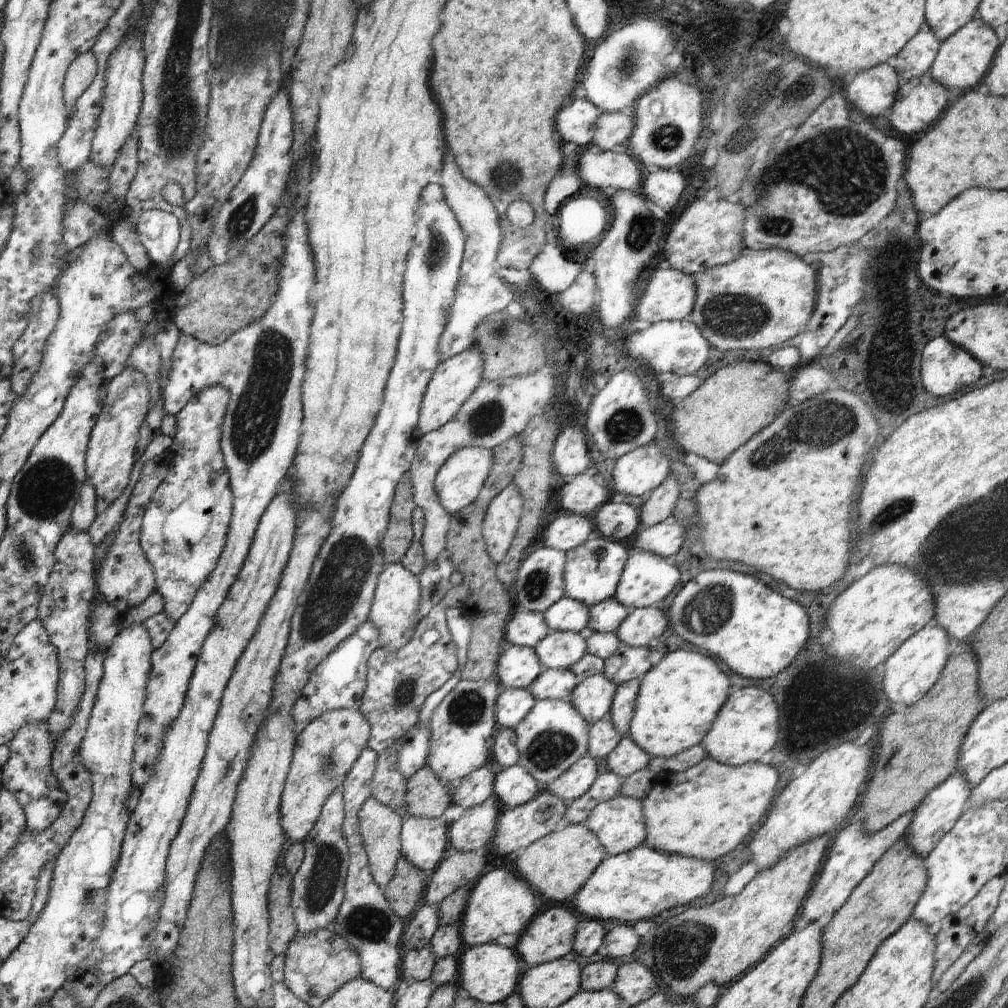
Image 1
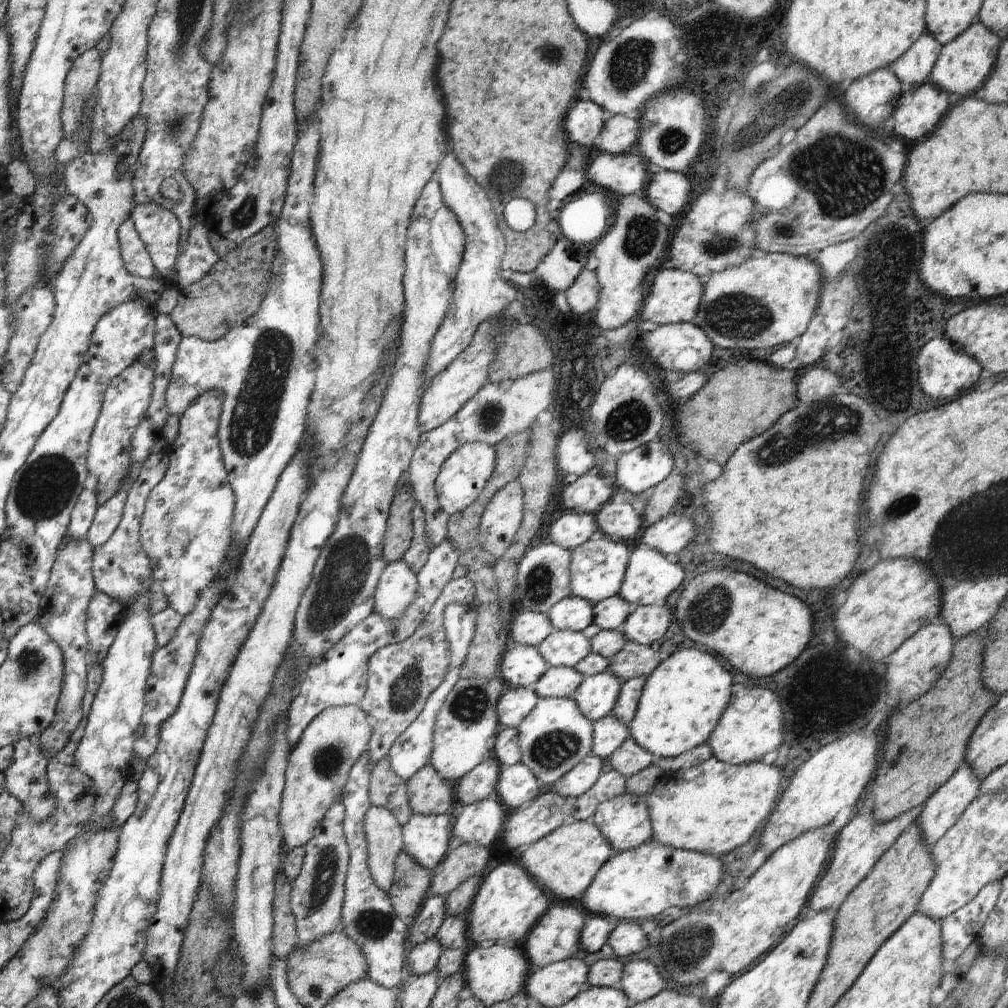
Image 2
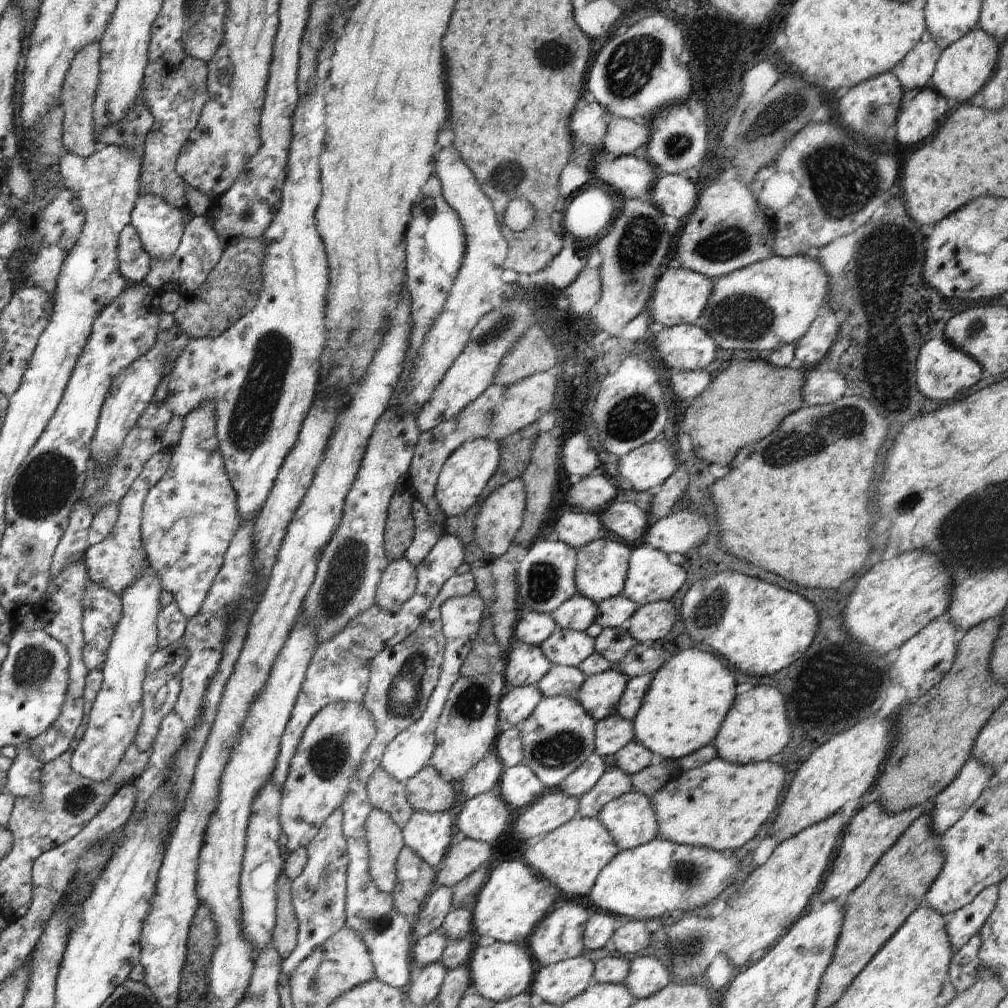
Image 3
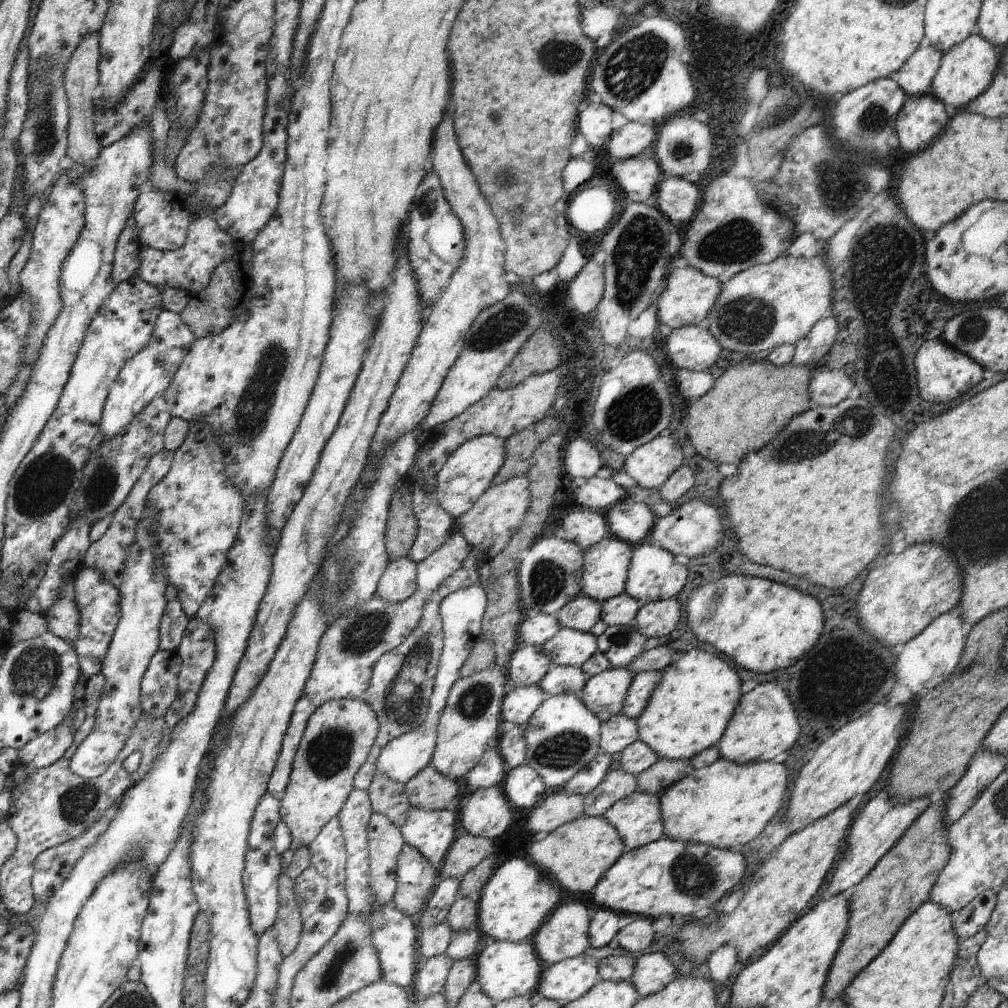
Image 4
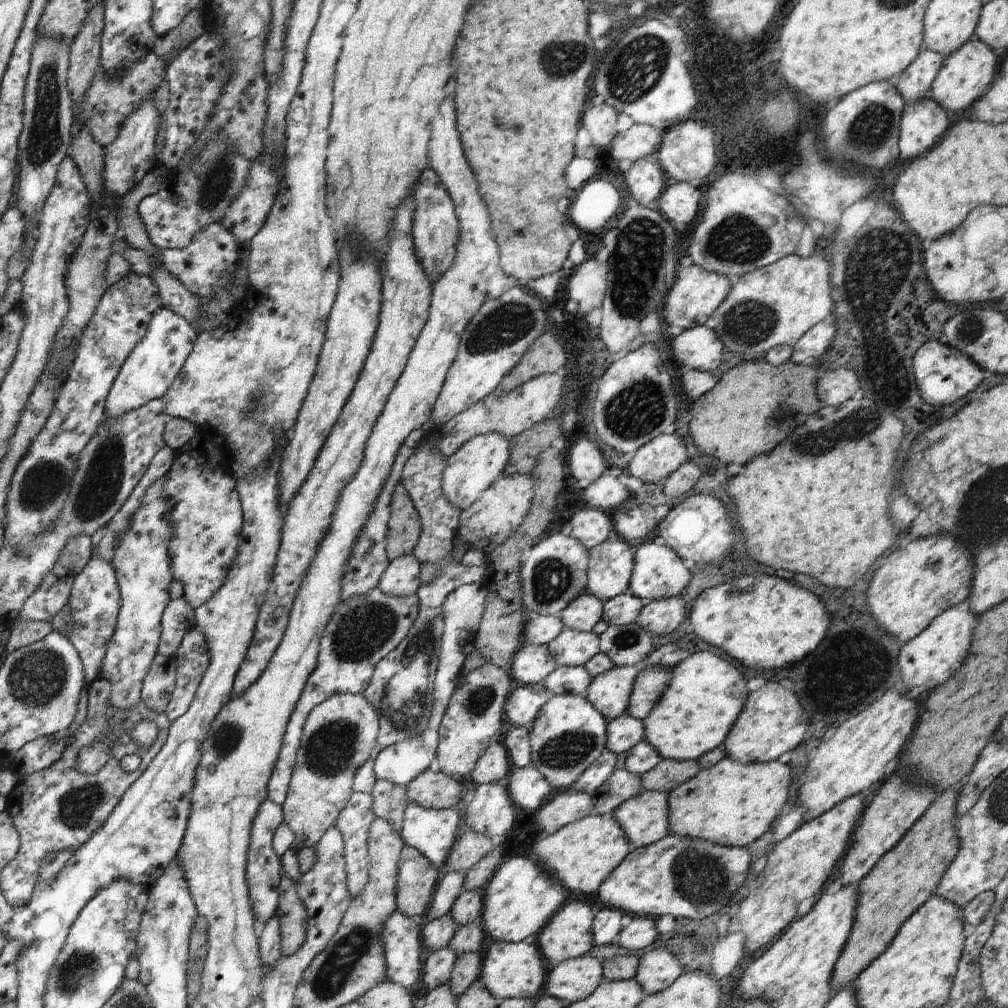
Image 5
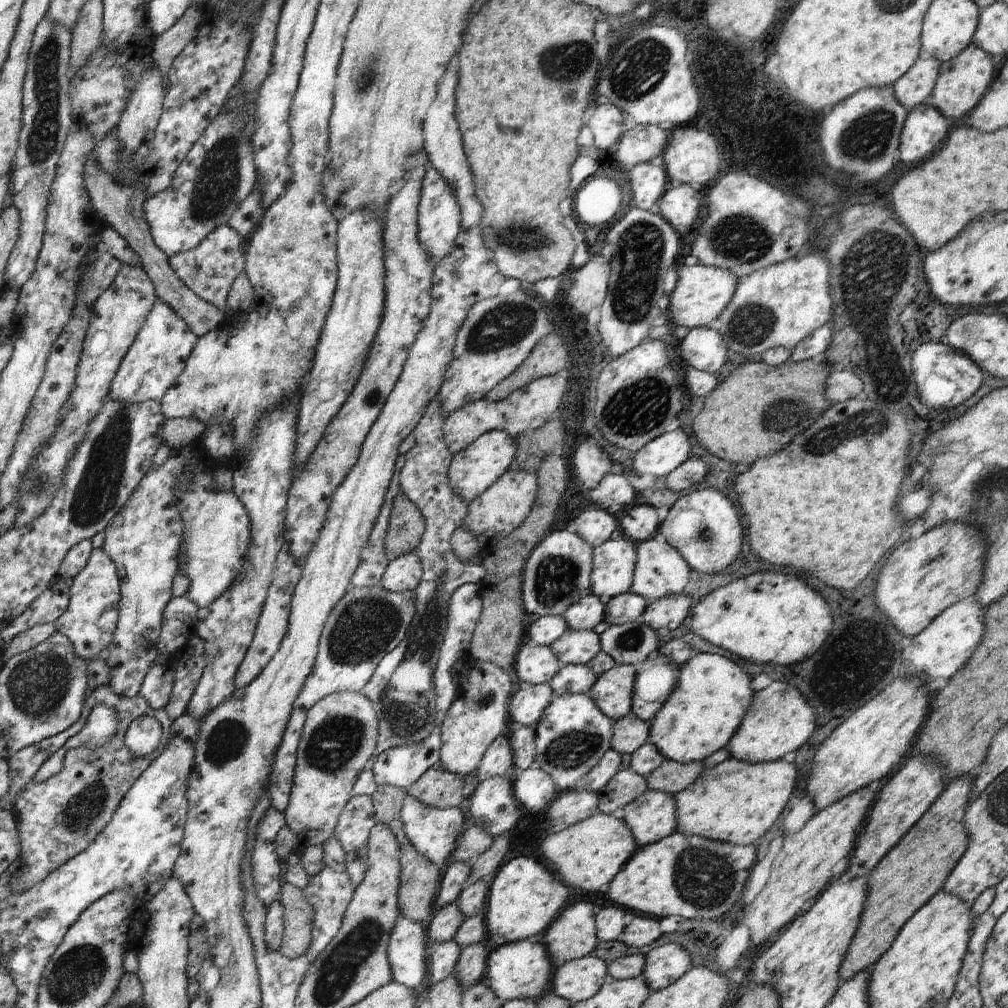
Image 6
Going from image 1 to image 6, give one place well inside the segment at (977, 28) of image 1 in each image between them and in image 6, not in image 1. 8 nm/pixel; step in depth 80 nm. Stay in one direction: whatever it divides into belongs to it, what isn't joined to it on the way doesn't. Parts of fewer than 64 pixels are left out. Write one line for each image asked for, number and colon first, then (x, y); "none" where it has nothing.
2: (962, 66)
3: (963, 68)
4: (966, 70)
5: (966, 74)
6: (962, 81)

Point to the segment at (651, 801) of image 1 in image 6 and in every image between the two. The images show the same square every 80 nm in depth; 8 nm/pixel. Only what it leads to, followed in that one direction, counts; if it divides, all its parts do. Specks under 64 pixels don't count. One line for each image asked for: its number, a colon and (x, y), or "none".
2: (713, 808)
3: (720, 805)
4: (725, 805)
5: (731, 804)
6: (736, 802)

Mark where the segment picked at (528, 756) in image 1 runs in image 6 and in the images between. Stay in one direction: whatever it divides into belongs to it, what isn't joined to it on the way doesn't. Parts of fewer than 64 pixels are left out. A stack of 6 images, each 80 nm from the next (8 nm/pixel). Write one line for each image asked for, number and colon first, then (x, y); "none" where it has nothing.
2: (555, 736)
3: (557, 737)
4: (562, 736)
5: (568, 734)
6: (572, 735)

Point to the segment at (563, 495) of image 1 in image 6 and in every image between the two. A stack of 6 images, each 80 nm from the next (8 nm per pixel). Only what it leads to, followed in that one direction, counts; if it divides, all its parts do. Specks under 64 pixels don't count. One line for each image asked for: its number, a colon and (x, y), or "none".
2: (588, 493)
3: (592, 493)
4: (598, 494)
5: (606, 493)
6: (614, 492)

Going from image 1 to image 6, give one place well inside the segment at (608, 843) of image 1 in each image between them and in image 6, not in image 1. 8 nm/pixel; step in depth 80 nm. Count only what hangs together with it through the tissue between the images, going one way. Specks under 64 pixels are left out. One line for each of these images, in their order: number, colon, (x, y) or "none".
2: (624, 821)
3: (630, 819)
4: (637, 818)
5: (644, 818)
6: (652, 816)

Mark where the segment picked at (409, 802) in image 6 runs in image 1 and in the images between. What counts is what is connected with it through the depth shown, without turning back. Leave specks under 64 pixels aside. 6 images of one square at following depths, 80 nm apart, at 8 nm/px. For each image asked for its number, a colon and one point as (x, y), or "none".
1: (423, 841)
2: (425, 837)
3: (429, 835)
4: (431, 833)
5: (432, 831)

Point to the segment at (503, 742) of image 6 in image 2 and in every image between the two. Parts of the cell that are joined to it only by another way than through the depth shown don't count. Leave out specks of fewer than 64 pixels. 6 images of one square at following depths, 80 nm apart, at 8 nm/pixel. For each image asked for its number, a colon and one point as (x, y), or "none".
2: (480, 783)
3: (485, 776)
4: (490, 771)
5: (493, 766)

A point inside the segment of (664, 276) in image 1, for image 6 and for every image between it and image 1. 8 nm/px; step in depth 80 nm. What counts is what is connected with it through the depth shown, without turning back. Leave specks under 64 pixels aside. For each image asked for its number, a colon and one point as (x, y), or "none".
2: (674, 297)
3: (679, 296)
4: (689, 294)
5: (696, 293)
6: (701, 294)

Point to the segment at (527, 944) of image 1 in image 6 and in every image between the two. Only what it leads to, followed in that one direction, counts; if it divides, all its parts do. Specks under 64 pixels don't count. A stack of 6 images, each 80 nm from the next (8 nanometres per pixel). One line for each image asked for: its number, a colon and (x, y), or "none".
2: (555, 937)
3: (559, 935)
4: (563, 935)
5: (567, 935)
6: (571, 935)

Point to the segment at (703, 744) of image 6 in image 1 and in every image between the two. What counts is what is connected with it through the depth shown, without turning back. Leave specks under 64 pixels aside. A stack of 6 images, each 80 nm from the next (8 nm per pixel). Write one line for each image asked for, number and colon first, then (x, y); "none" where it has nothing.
1: (679, 698)
2: (682, 699)
3: (688, 698)
4: (688, 710)
5: (703, 698)

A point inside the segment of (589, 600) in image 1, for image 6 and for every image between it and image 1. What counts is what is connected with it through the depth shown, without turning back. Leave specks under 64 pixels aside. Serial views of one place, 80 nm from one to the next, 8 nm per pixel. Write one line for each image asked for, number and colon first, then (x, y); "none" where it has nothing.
2: (596, 570)
3: (601, 566)
4: (605, 565)
5: (610, 564)
6: (614, 561)

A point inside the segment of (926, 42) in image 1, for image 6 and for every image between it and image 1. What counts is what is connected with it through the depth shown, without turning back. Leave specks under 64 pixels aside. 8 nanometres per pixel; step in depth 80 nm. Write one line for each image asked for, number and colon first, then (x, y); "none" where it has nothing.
2: (914, 66)
3: (915, 70)
4: (915, 76)
5: (914, 83)
6: (913, 88)

